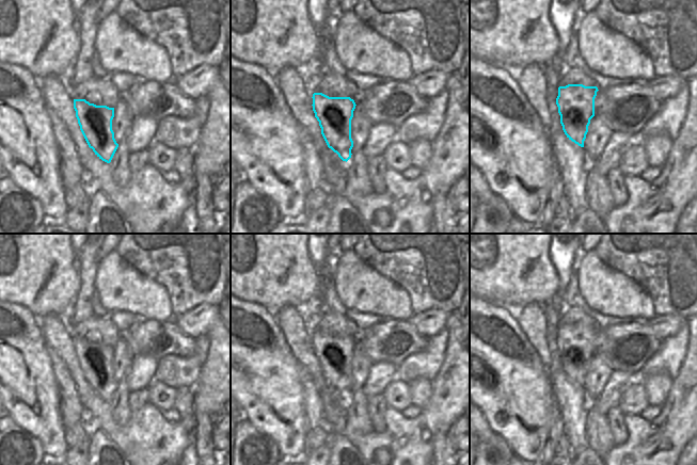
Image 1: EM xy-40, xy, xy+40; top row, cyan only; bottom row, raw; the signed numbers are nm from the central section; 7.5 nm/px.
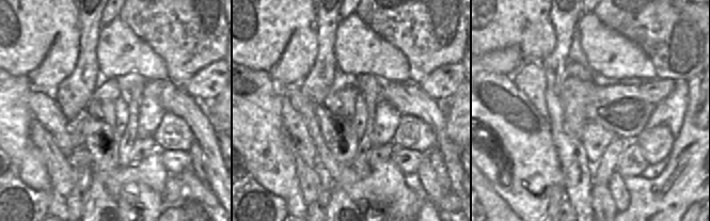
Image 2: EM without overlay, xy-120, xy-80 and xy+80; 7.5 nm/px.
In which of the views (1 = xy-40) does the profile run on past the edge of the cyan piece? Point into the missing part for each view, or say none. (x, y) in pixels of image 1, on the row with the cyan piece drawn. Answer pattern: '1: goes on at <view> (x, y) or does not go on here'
1: goes on at xy-40 (98, 91)

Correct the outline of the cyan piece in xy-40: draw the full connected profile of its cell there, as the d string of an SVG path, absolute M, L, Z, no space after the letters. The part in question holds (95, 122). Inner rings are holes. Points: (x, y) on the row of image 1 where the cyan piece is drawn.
M92 77L69 91L80 130L95 155L110 163L118 144L114 139L112 119L121 97L108 78Z

